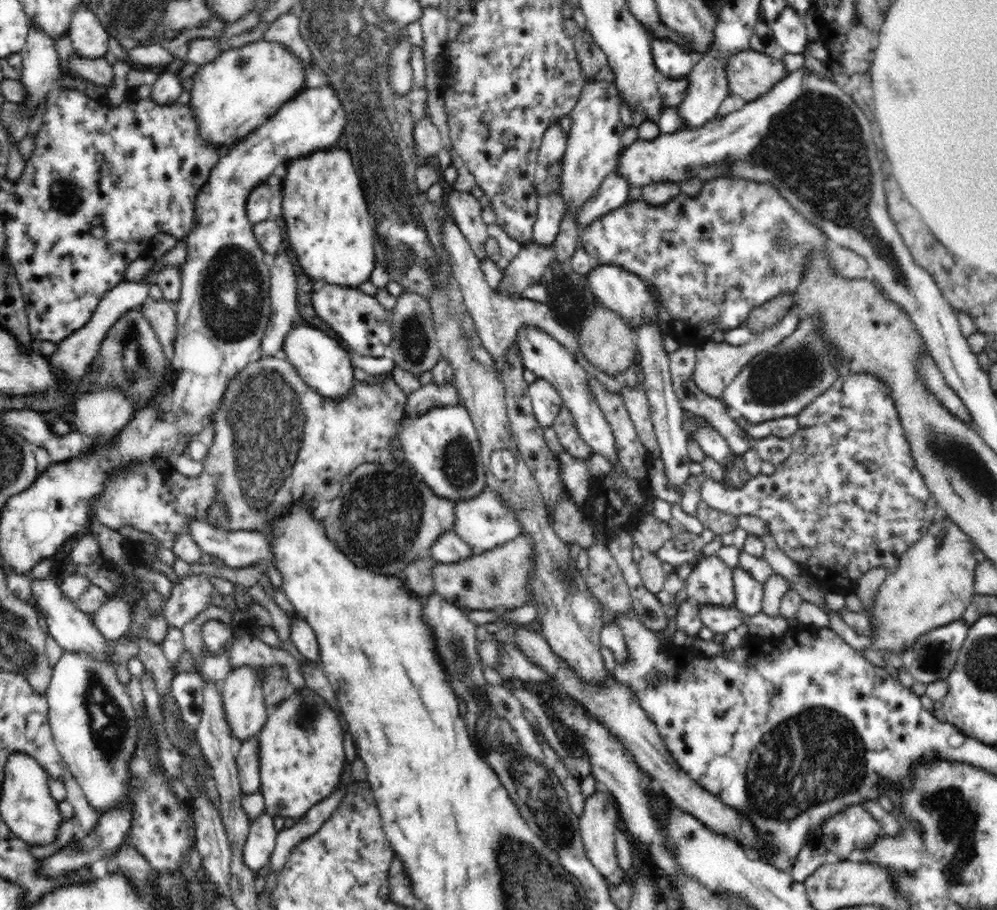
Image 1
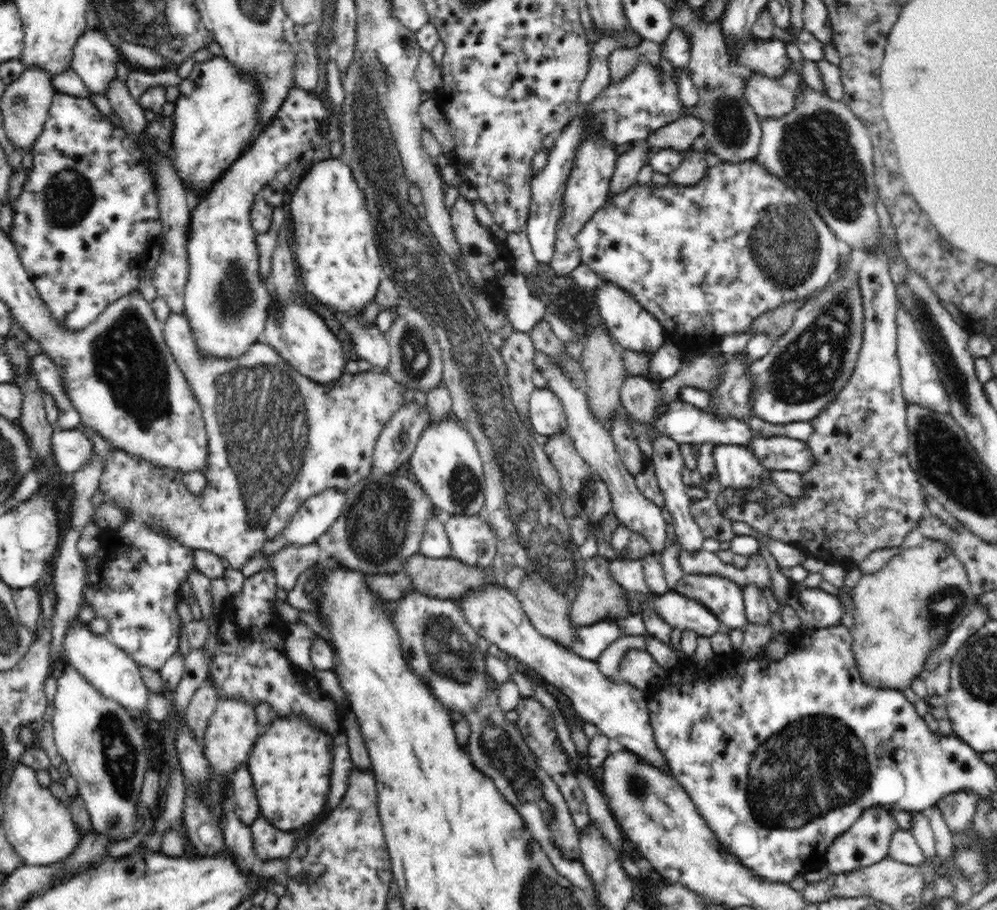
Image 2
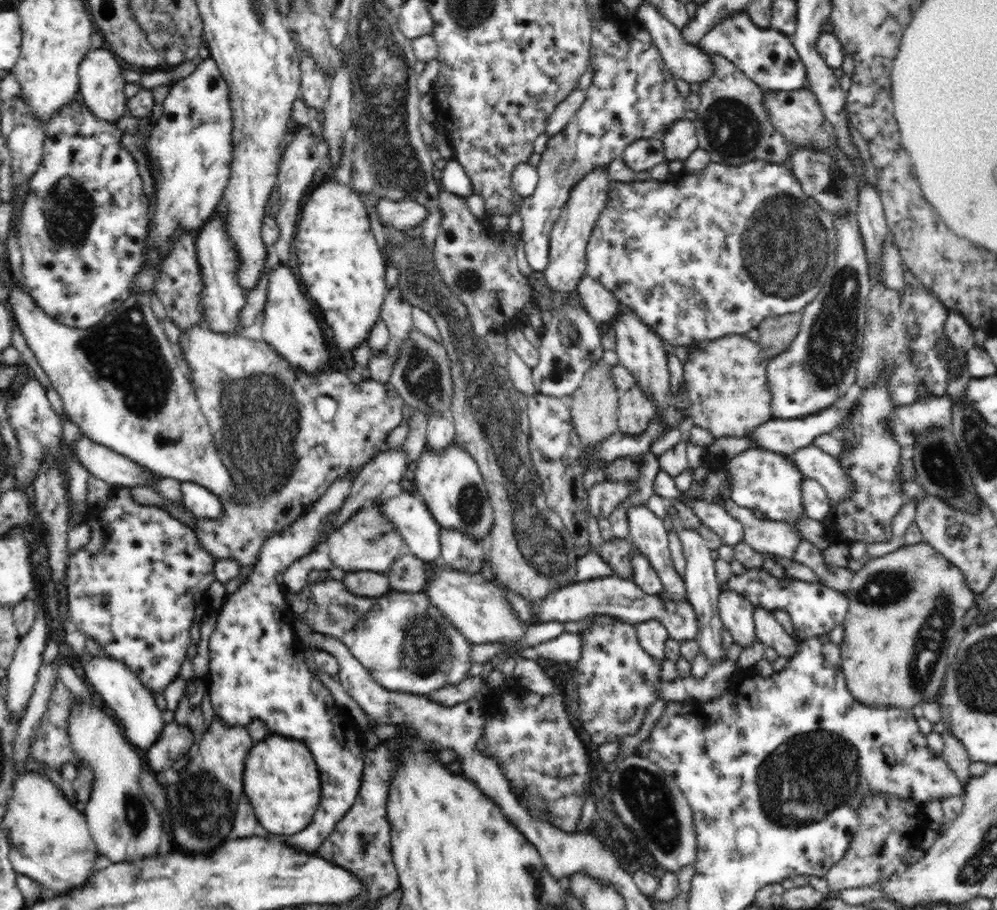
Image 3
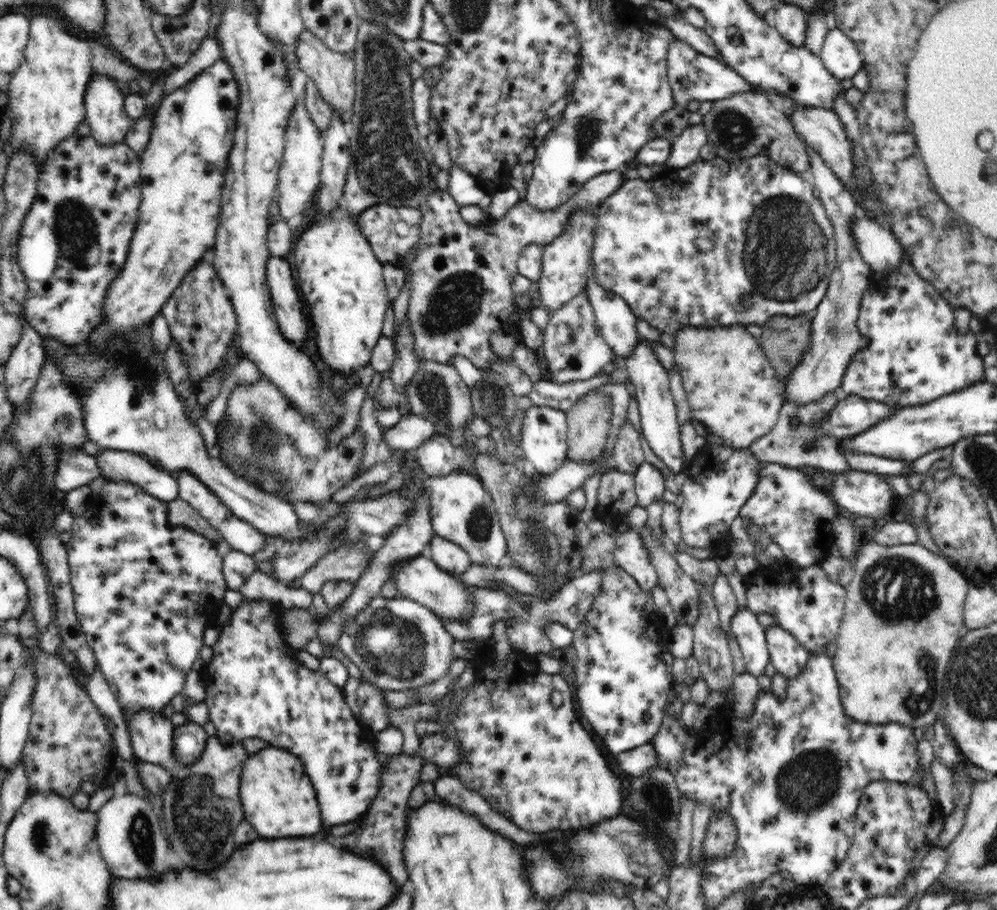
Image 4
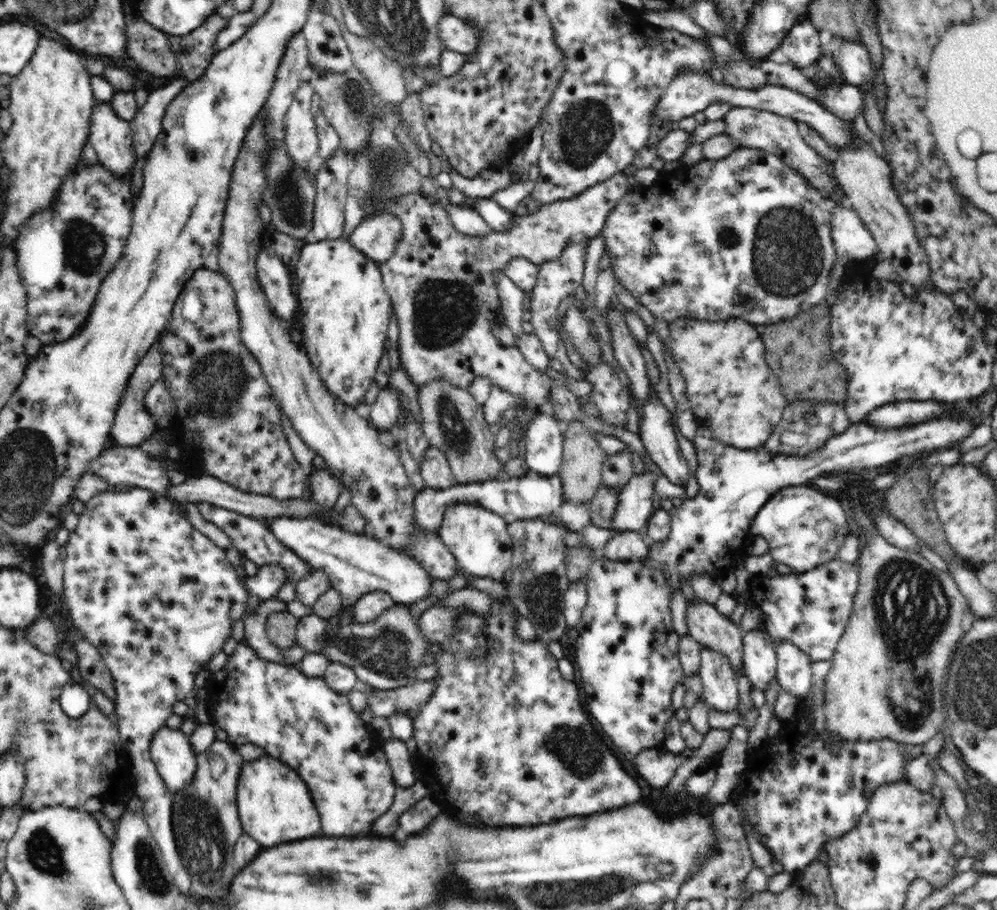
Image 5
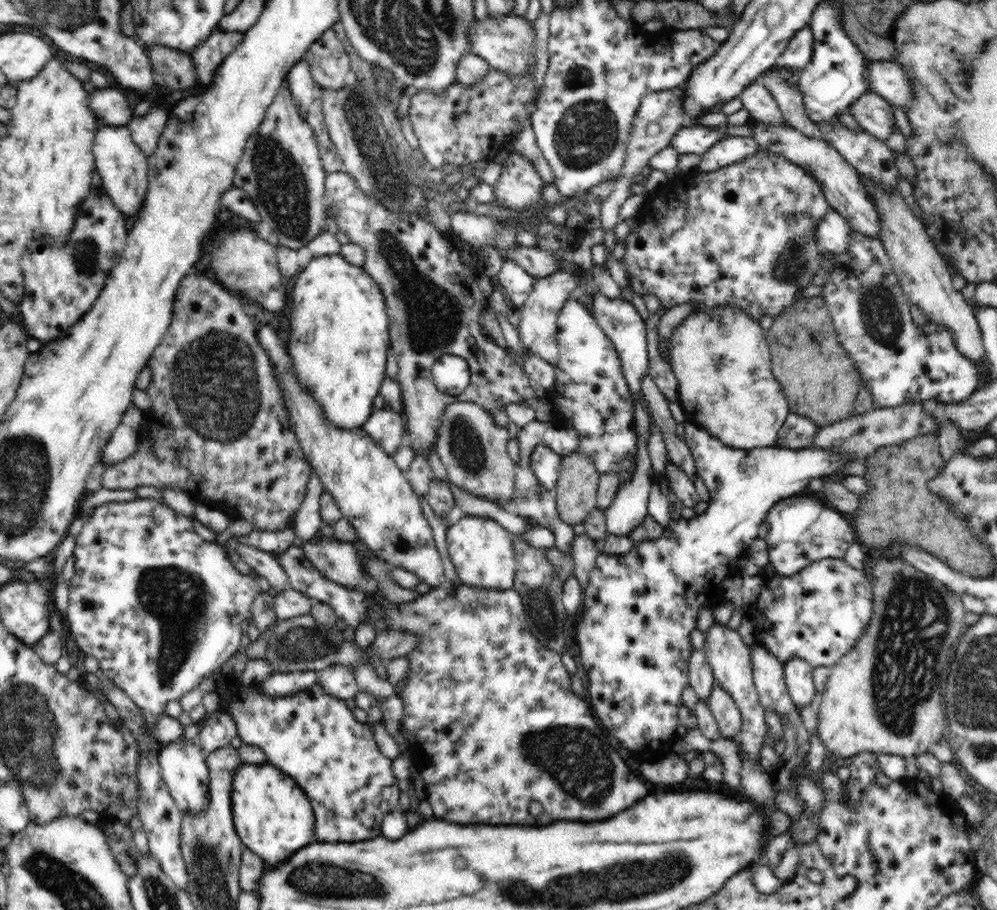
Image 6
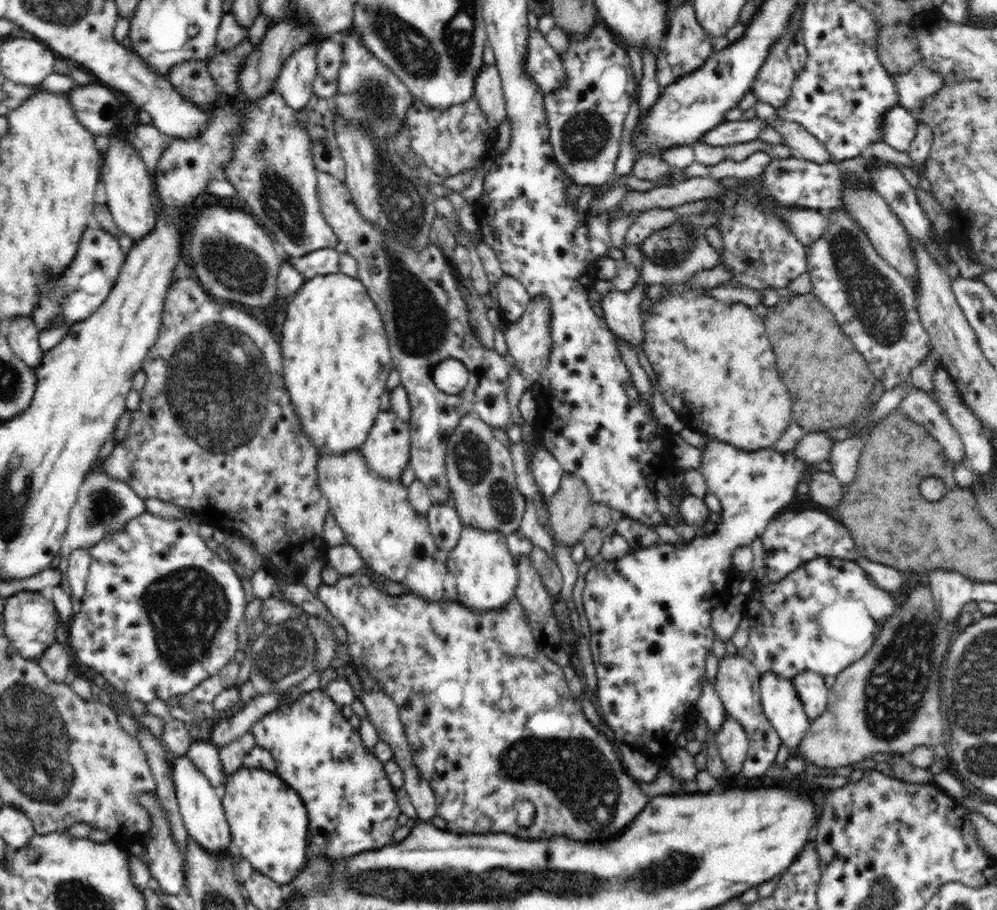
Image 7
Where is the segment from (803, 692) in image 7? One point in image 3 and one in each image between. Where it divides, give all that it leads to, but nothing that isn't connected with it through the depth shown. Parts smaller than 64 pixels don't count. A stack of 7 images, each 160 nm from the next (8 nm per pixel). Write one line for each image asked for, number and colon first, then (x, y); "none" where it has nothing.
3: (768, 630)
4: (788, 656)
5: (793, 672)
6: (798, 677)

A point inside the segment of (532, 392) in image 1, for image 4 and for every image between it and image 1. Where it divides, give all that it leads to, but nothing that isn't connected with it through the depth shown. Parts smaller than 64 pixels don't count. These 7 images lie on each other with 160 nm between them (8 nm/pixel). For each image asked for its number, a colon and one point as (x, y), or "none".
2: (546, 412)
3: (550, 417)
4: (544, 433)

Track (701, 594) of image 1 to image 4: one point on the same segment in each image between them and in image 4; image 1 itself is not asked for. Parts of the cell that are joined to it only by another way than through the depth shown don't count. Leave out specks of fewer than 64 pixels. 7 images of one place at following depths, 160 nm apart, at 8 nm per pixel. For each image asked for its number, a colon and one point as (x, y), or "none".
2: (722, 597)
3: (737, 613)
4: (750, 635)

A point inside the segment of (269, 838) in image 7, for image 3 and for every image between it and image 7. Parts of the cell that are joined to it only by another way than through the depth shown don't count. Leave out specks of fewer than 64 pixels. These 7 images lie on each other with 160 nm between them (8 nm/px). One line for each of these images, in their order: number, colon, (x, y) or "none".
3: (281, 779)
4: (278, 799)
5: (275, 806)
6: (273, 818)

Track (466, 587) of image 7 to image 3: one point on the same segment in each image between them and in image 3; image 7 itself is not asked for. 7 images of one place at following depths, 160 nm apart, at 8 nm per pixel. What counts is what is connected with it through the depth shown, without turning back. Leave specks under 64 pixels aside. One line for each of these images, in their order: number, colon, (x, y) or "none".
3: (454, 491)
4: (461, 512)
5: (479, 539)
6: (482, 551)

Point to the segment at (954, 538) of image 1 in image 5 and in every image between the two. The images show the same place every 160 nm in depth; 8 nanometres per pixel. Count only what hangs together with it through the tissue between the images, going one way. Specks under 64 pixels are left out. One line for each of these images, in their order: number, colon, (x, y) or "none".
2: (901, 613)
3: (905, 607)
4: (903, 609)
5: (885, 681)

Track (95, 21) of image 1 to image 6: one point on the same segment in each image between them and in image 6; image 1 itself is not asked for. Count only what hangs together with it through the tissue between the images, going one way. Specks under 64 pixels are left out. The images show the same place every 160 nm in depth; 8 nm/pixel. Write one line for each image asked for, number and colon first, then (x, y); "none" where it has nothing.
2: (94, 58)
3: (101, 83)
4: (105, 113)
5: (111, 137)
6: (123, 168)

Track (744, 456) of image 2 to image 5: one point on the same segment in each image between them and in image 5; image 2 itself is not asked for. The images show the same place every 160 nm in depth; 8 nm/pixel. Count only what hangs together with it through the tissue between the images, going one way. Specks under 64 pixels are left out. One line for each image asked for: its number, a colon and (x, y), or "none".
3: (762, 480)
4: (797, 515)
5: (804, 528)

